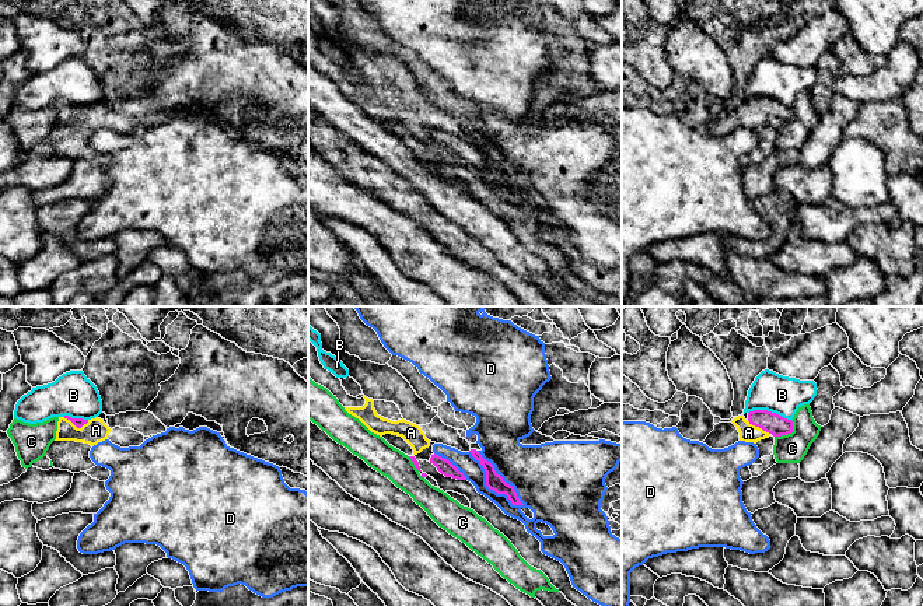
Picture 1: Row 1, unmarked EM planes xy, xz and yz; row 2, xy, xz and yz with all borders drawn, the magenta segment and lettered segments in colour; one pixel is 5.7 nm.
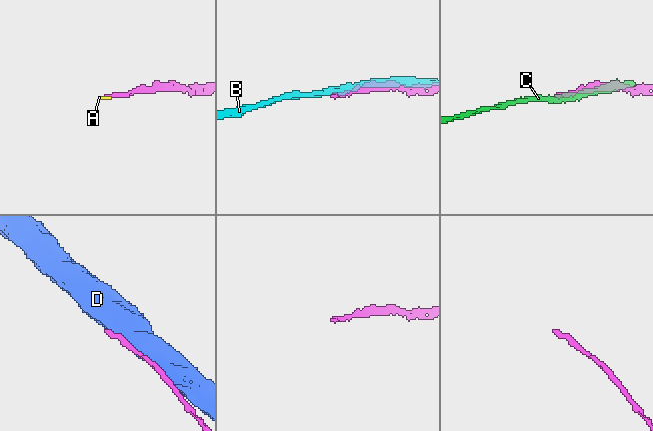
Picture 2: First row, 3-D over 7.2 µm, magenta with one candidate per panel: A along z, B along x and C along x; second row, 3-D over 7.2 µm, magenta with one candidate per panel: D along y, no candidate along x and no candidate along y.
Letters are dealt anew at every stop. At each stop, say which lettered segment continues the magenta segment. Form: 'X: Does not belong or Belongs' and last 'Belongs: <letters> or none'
A: Belongs
B: Does not belong
C: Does not belong
D: Does not belong
Belongs: A

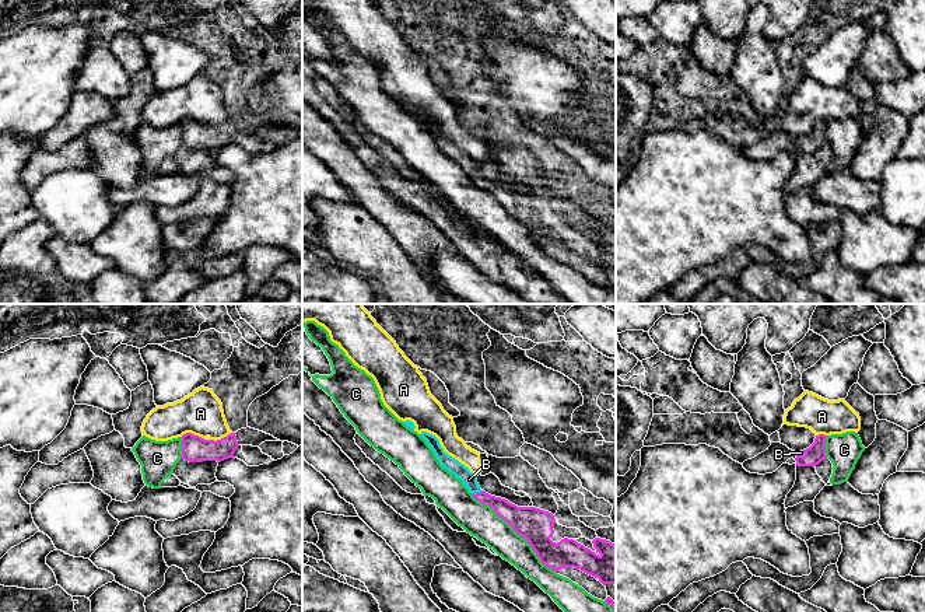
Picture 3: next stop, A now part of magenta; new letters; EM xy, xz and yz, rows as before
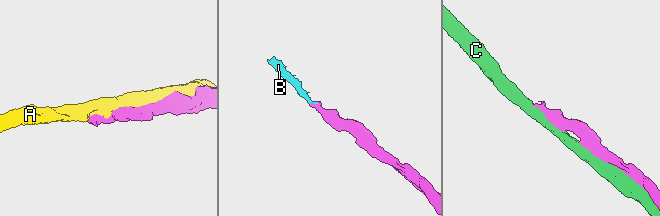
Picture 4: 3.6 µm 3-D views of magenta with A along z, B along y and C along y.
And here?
A: Does not belong
B: Belongs
C: Does not belong
Belongs: B

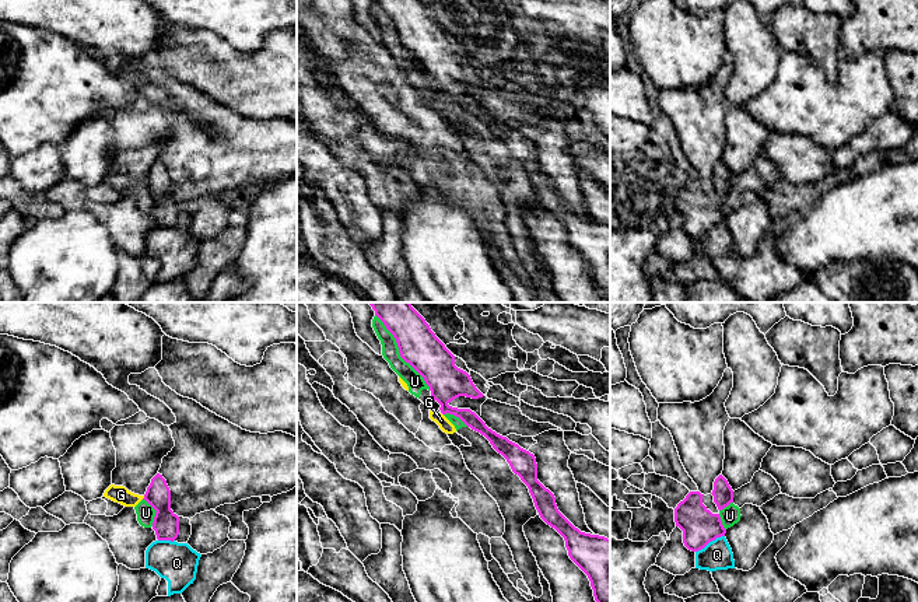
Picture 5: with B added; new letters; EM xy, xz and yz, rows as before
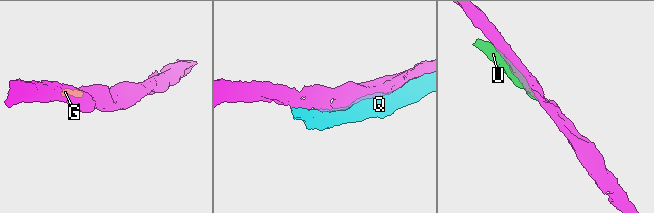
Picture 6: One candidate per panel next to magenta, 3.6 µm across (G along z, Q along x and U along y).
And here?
G: Does not belong
Q: Does not belong
U: Does not belong
Belongs: none

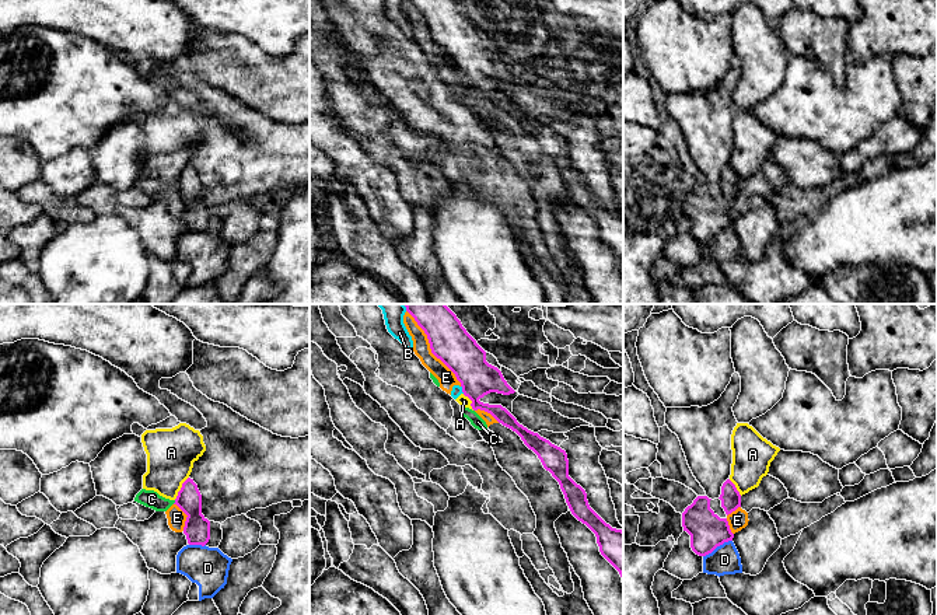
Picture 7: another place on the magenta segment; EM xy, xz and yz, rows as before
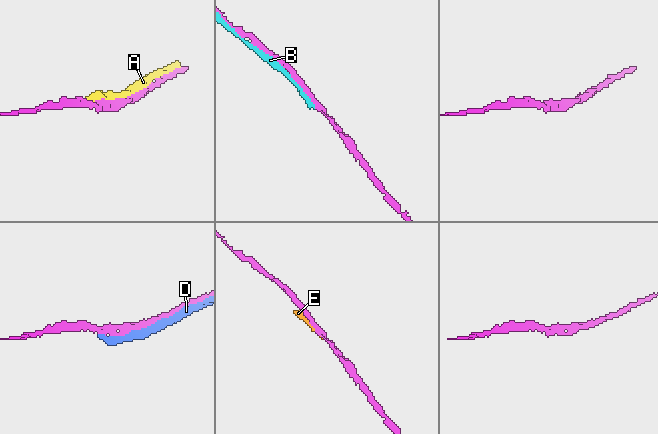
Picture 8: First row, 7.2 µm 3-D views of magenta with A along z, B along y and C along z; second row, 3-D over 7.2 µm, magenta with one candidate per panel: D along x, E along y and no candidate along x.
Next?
A: Does not belong
B: Does not belong
C: Does not belong
D: Does not belong
E: Does not belong
Belongs: none

